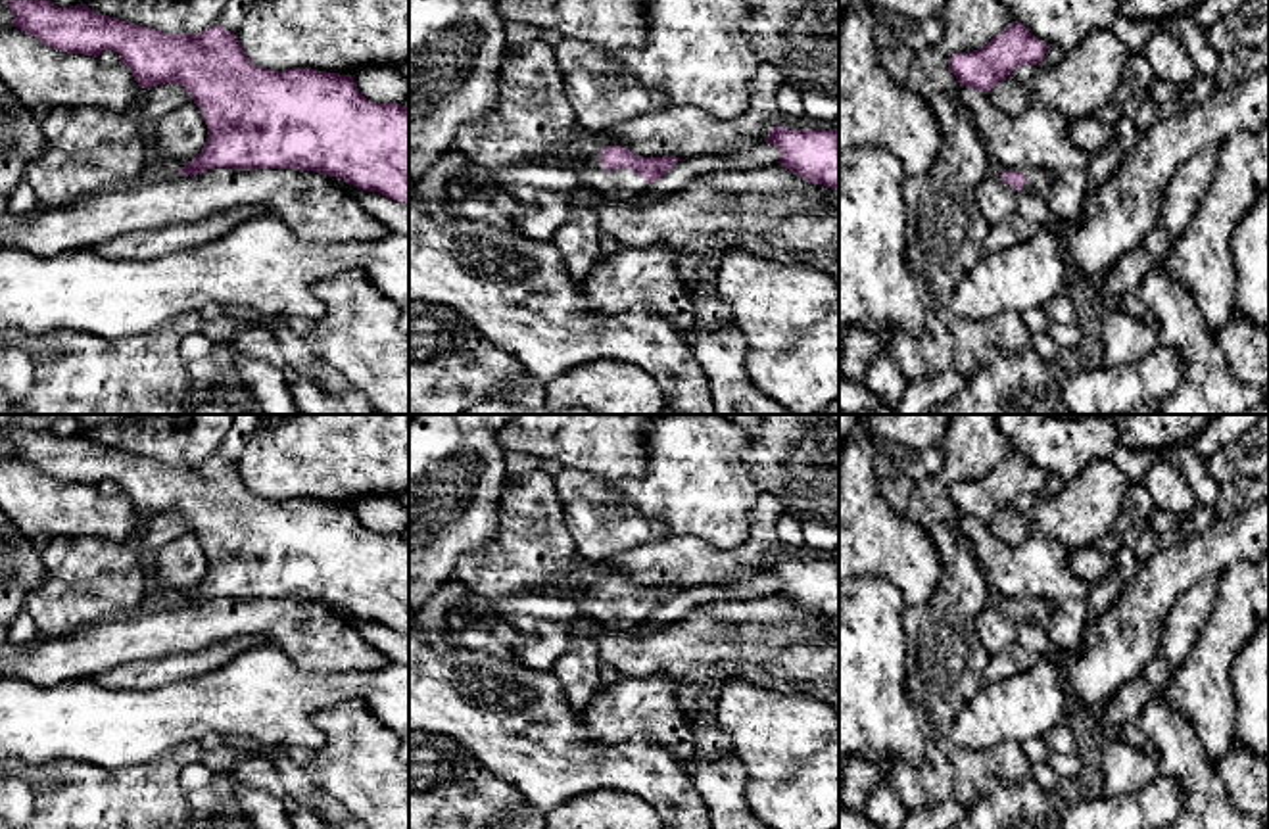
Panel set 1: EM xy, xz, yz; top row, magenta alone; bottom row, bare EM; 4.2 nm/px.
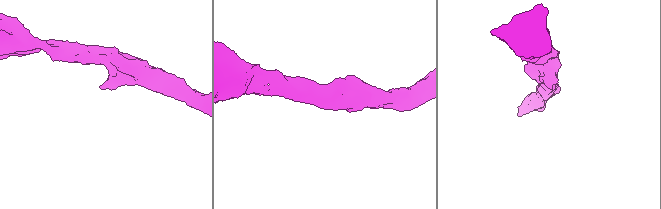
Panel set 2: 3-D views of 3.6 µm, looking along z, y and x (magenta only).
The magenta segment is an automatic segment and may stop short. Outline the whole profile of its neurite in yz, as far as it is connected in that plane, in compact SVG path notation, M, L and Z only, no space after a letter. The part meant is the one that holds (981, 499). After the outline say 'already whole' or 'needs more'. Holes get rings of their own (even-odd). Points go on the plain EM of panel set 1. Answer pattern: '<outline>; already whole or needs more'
M1012 451L987 476L973 482L956 482L948 487L950 503L958 512L991 522L1002 509L1023 493L1041 493L1048 474Z; already whole

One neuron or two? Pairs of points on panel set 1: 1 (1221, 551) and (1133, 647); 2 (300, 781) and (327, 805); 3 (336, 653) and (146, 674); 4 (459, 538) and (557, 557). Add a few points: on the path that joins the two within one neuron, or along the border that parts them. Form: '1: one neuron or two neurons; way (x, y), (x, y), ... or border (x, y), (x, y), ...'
1: one neuron; way (1193, 561), (1137, 618)
2: one neuron; way (306, 787), (321, 803)
3: two neurons; border (258, 638), (235, 636), (171, 657)
4: two neurons; border (502, 499), (496, 538), (465, 553), (455, 570)

